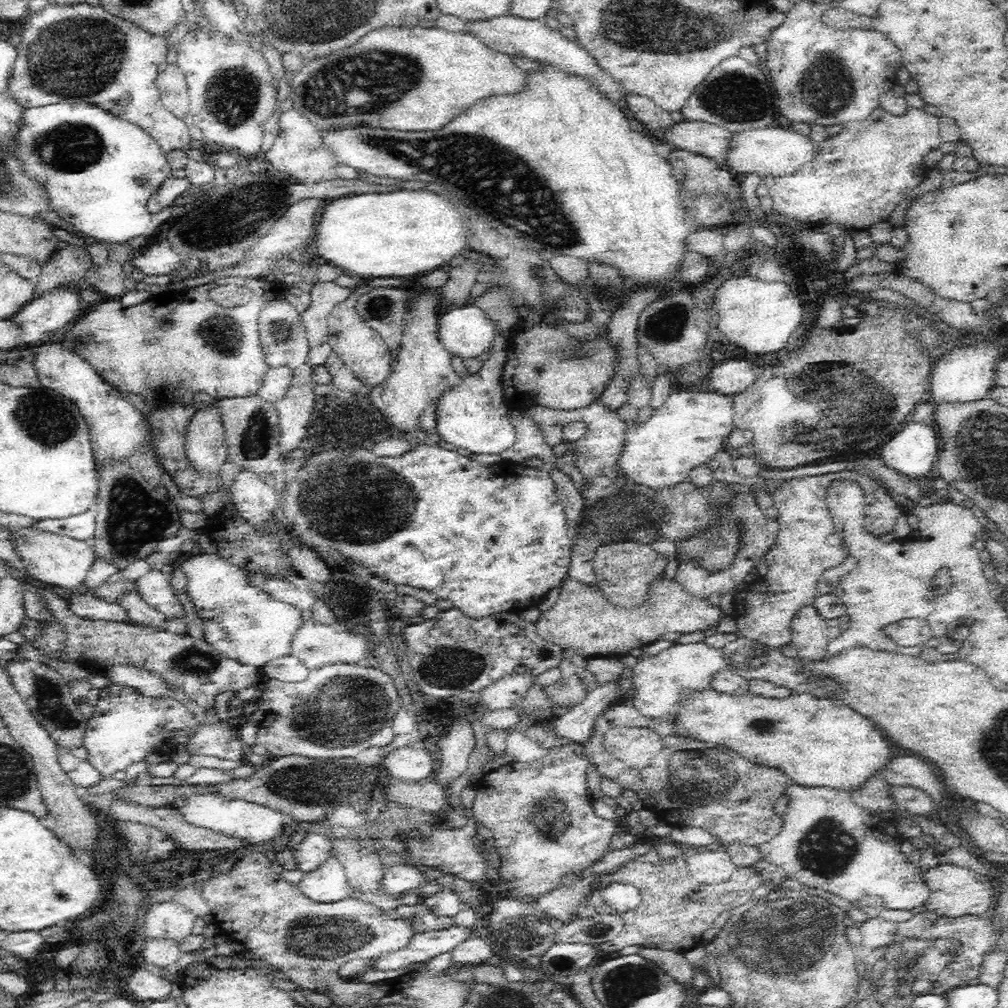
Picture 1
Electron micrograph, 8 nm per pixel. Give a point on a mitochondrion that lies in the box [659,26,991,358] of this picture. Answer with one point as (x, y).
(738, 97)

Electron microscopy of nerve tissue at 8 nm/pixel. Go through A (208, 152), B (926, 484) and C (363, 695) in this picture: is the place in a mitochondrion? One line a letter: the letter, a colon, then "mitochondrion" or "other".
A: other
B: other
C: mitochondrion

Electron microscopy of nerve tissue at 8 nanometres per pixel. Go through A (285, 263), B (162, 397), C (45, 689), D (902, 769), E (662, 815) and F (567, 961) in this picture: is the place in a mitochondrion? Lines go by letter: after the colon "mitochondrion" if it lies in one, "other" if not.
A: other
B: other
C: mitochondrion
D: other
E: other
F: mitochondrion

